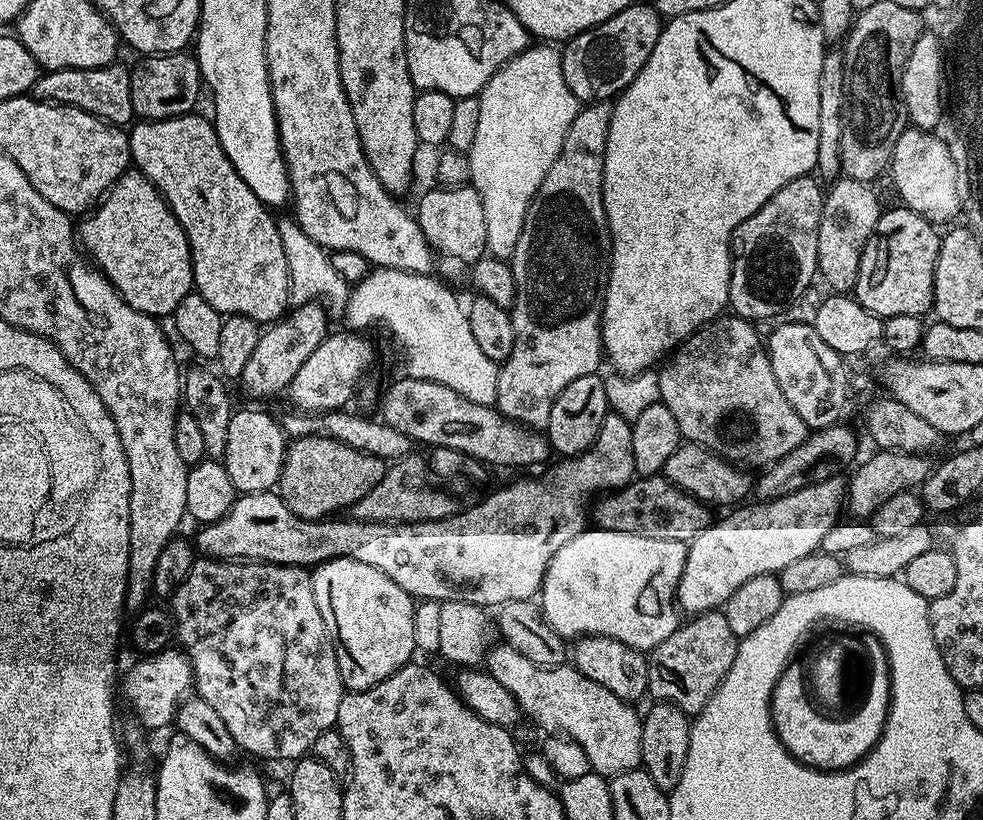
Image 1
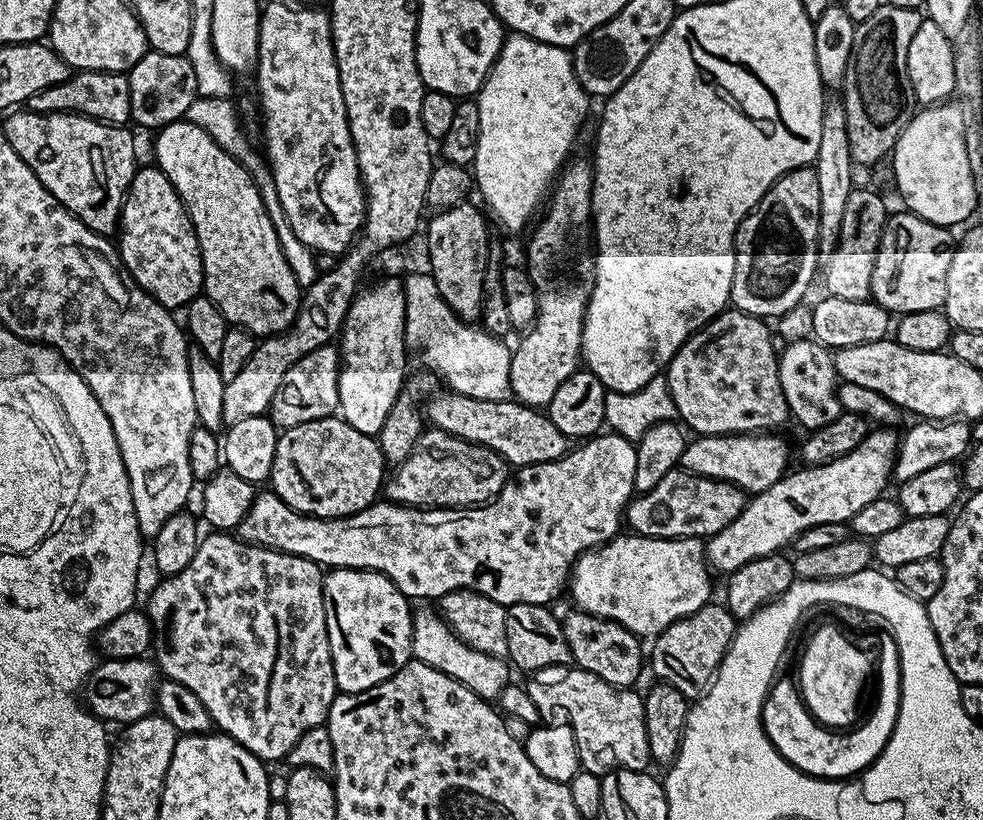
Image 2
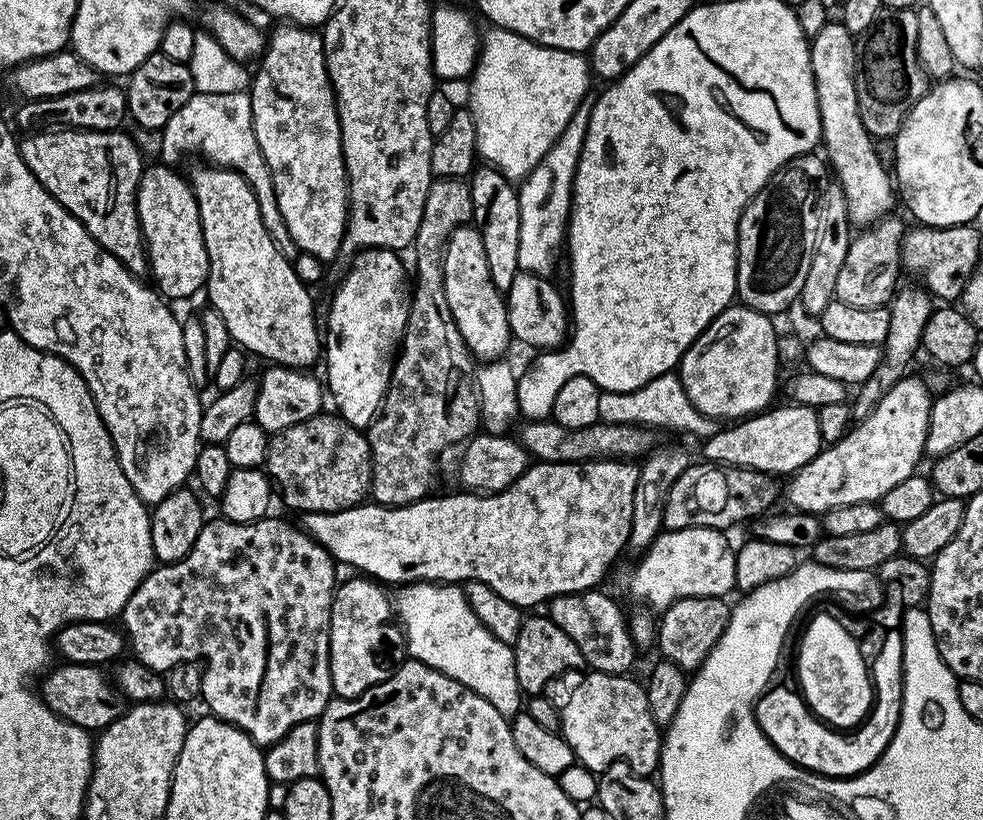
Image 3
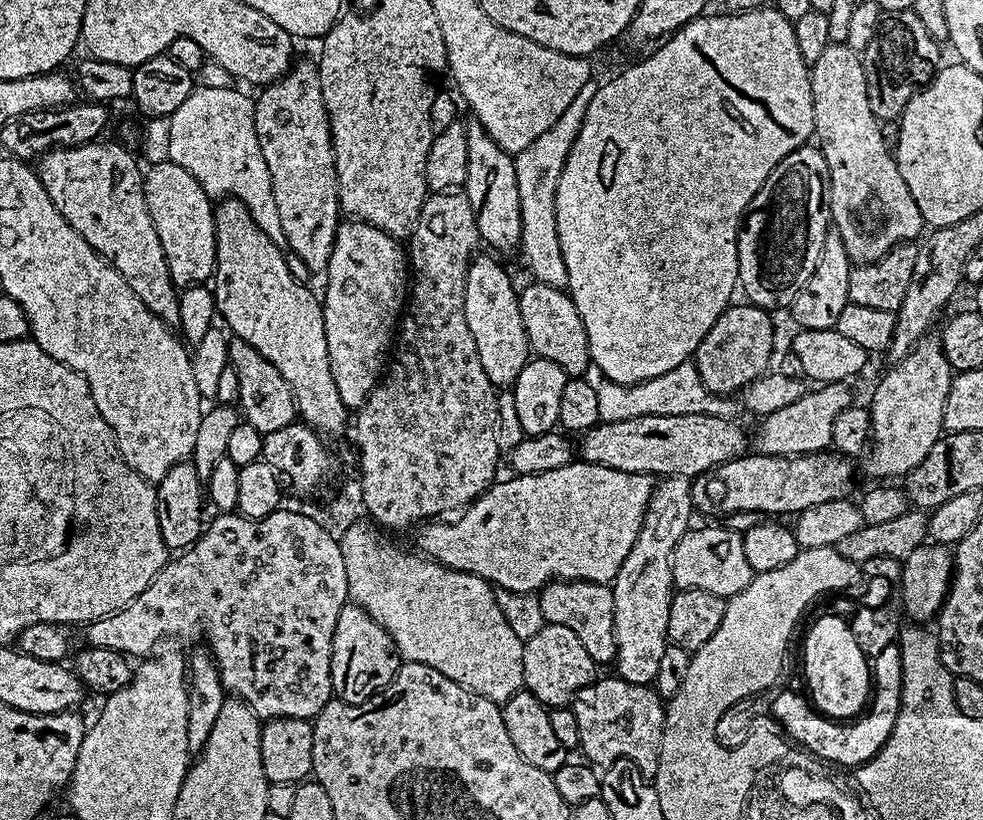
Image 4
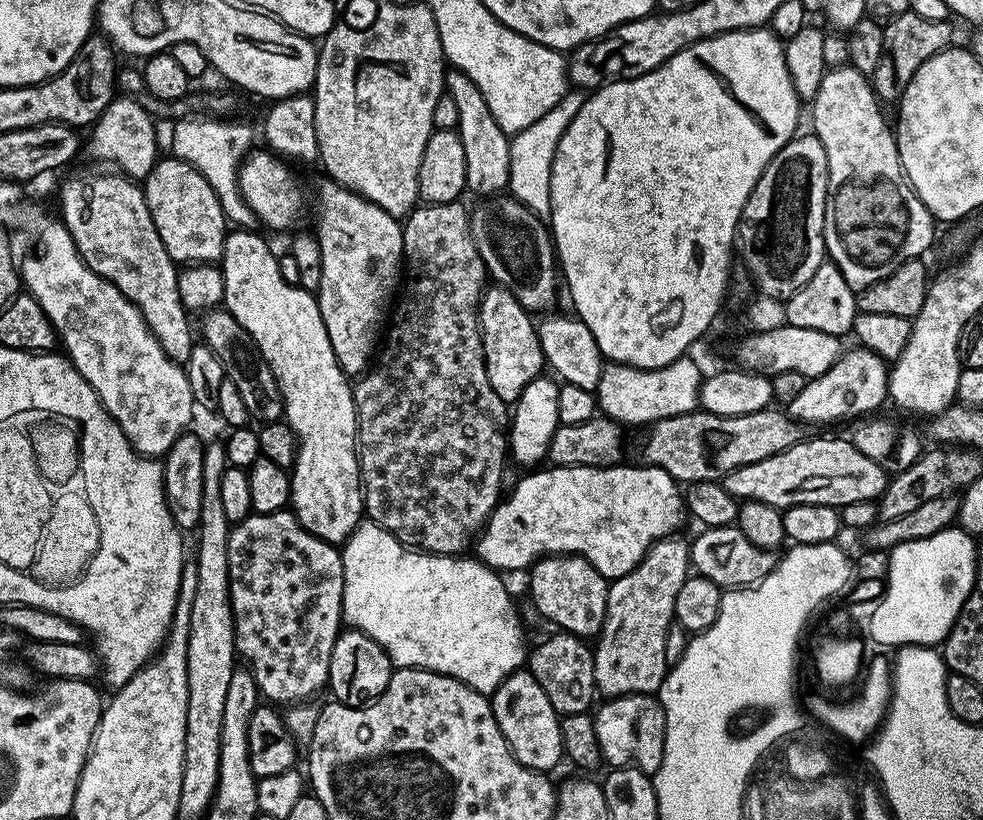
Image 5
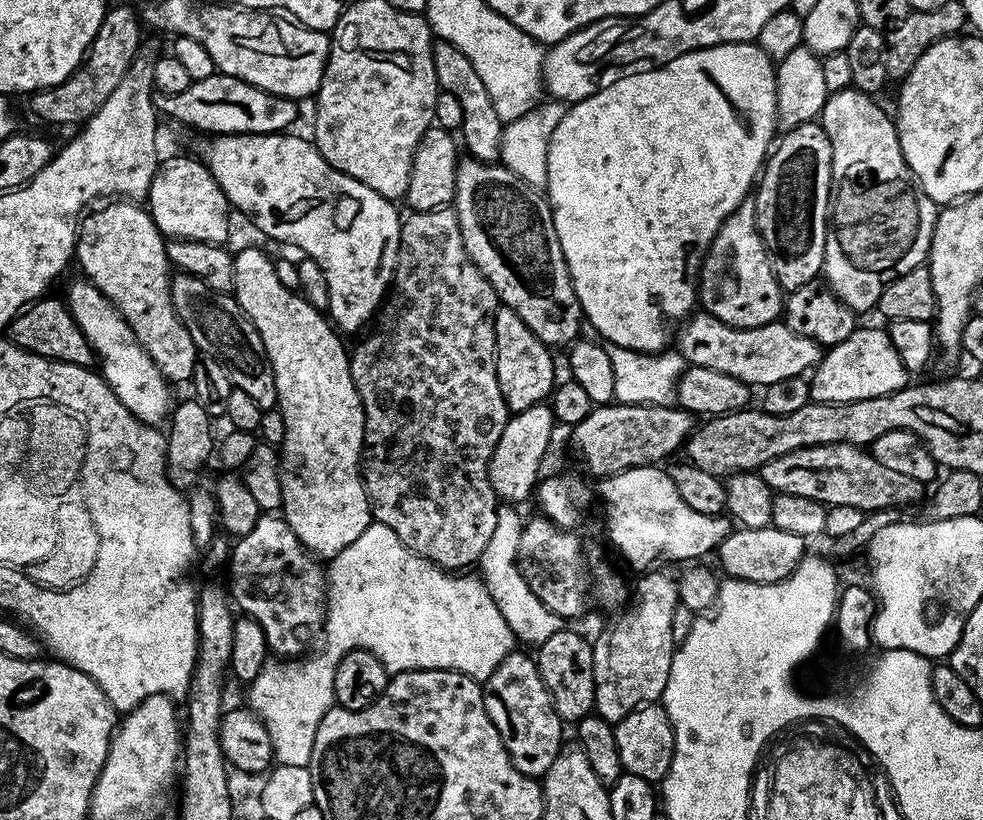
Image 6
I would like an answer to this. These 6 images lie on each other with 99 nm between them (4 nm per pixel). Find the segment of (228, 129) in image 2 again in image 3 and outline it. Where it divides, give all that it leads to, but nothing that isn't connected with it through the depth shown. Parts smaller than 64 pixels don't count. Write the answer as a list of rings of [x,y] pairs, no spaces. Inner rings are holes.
[[[197,92],[166,122],[159,133],[160,156],[163,163],[172,166],[183,156],[197,152],[205,156],[209,165],[228,168],[237,172],[254,190],[258,198],[258,206],[262,214],[262,222],[270,234],[272,241],[287,260],[295,260],[298,251],[294,238],[290,238],[290,230],[286,230],[286,218],[282,218],[282,210],[278,210],[278,198],[274,194],[274,182],[270,178],[270,170],[266,166],[266,158],[262,158],[262,150],[258,146],[258,138],[254,134],[252,121],[252,97],[248,92],[238,94],[202,94]]]

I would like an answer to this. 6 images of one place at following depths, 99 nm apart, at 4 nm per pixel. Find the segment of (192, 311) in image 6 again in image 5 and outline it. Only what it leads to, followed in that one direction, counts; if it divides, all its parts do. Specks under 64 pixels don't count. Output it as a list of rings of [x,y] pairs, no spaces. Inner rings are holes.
[[[208,310],[203,313],[204,321],[198,328],[204,331],[203,343],[218,354],[224,367],[225,377],[238,386],[238,394],[246,402],[246,410],[250,410],[252,420],[260,424],[269,424],[281,419],[284,414],[284,403],[278,390],[278,382],[270,370],[270,366],[260,357],[260,351],[253,344],[250,334],[227,310]]]

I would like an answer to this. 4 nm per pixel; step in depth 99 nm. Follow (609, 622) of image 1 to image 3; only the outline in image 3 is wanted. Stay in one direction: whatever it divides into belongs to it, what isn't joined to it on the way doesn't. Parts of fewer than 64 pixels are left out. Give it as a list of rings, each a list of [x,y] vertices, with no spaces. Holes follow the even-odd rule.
[[[719,528],[661,531],[656,541],[641,555],[644,557],[637,562],[636,569],[629,574],[629,594],[652,610],[669,608],[682,598],[727,597],[728,591],[736,588],[736,554],[724,536],[727,535]]]

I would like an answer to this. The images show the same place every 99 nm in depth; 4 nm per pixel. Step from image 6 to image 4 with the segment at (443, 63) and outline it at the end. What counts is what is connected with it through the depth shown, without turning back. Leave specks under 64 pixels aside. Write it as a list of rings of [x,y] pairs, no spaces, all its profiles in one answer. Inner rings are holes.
[[[472,122],[466,127],[466,147],[469,160],[466,161],[466,182],[463,191],[476,215],[480,239],[489,244],[491,251],[515,253],[520,245],[522,218],[520,217],[520,199],[518,198],[518,174],[516,161],[480,123]]]

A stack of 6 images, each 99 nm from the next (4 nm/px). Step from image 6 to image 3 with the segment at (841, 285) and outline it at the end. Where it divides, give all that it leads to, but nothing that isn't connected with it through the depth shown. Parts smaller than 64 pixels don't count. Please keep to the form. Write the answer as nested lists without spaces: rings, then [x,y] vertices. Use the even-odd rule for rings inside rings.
[[[829,22],[810,40],[810,66],[820,111],[820,135],[835,183],[842,186],[848,219],[856,226],[871,226],[884,219],[898,204],[894,180],[876,153],[876,140],[862,126],[858,114],[858,40],[842,22]]]

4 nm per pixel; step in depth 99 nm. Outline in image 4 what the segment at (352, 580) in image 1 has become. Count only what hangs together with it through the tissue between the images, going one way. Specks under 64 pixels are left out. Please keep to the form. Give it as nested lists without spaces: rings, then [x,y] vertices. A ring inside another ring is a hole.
[[[346,606],[338,614],[332,643],[332,691],[345,704],[361,704],[396,676],[402,657],[390,634],[364,608]]]

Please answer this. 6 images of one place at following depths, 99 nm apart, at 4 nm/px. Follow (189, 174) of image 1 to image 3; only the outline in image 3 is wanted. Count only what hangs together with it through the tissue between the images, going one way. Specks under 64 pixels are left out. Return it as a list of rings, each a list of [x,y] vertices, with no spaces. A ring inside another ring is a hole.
[[[203,166],[190,175],[194,198],[198,202],[198,214],[202,218],[202,234],[208,255],[207,303],[215,308],[226,322],[226,330],[233,341],[245,353],[261,356],[276,366],[311,369],[312,363],[322,356],[322,332],[316,329],[316,308],[312,305],[309,285],[303,284],[287,260],[270,238],[262,222],[258,198],[254,190],[237,172],[228,168]]]

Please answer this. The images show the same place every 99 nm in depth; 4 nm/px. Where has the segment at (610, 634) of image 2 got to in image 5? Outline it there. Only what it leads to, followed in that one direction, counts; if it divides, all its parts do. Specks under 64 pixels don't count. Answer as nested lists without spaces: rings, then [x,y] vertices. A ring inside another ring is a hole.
[[[542,556],[532,565],[528,576],[531,607],[562,632],[581,638],[599,636],[604,625],[609,581],[581,556]],[[529,575],[529,576],[528,576]],[[589,636],[589,637],[588,637]]]

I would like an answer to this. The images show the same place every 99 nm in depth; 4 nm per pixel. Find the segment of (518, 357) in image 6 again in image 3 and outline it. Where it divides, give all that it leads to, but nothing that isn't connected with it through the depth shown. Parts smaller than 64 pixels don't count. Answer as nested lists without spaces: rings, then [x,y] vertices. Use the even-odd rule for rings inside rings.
[[[465,226],[450,234],[444,247],[444,293],[468,351],[480,362],[499,361],[505,355],[503,352],[514,344],[514,337],[510,330],[508,301],[490,278],[479,227]]]

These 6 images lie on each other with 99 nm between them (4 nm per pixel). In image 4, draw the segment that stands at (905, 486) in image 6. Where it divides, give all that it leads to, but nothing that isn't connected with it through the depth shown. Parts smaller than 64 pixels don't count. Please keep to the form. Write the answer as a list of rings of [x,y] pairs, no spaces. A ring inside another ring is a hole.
[[[832,450],[811,452],[808,456],[762,456],[745,454],[735,456],[730,462],[719,464],[711,472],[704,473],[692,480],[692,506],[700,512],[789,512],[795,514],[814,506],[818,502],[843,500],[852,488],[852,464],[847,456],[841,456]]]

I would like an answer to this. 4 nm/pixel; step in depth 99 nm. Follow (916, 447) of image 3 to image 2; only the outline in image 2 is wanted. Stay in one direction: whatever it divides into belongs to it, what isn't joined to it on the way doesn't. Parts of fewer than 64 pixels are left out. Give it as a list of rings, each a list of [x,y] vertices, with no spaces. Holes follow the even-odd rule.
[[[880,426],[869,431],[867,438],[859,444],[850,454],[842,454],[842,458],[834,458],[825,464],[813,464],[811,466],[800,466],[800,469],[789,471],[774,486],[755,493],[745,503],[742,514],[726,526],[718,534],[714,534],[707,541],[706,555],[708,563],[717,573],[731,574],[746,562],[754,562],[754,558],[777,555],[784,547],[791,545],[806,530],[814,526],[822,526],[822,522],[850,522],[862,506],[874,502],[879,496],[885,495],[888,479],[894,476],[894,461],[898,451],[898,436],[892,433],[893,429],[888,426]]]

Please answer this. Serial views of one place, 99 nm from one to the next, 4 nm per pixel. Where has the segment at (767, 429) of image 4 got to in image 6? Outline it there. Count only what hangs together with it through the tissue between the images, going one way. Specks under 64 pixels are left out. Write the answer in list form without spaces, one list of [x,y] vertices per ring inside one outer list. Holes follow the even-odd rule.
[[[857,327],[846,342],[831,345],[821,355],[810,376],[811,399],[817,404],[845,404],[862,398],[878,398],[902,390],[909,383],[910,373],[902,366],[898,350],[881,328]]]

